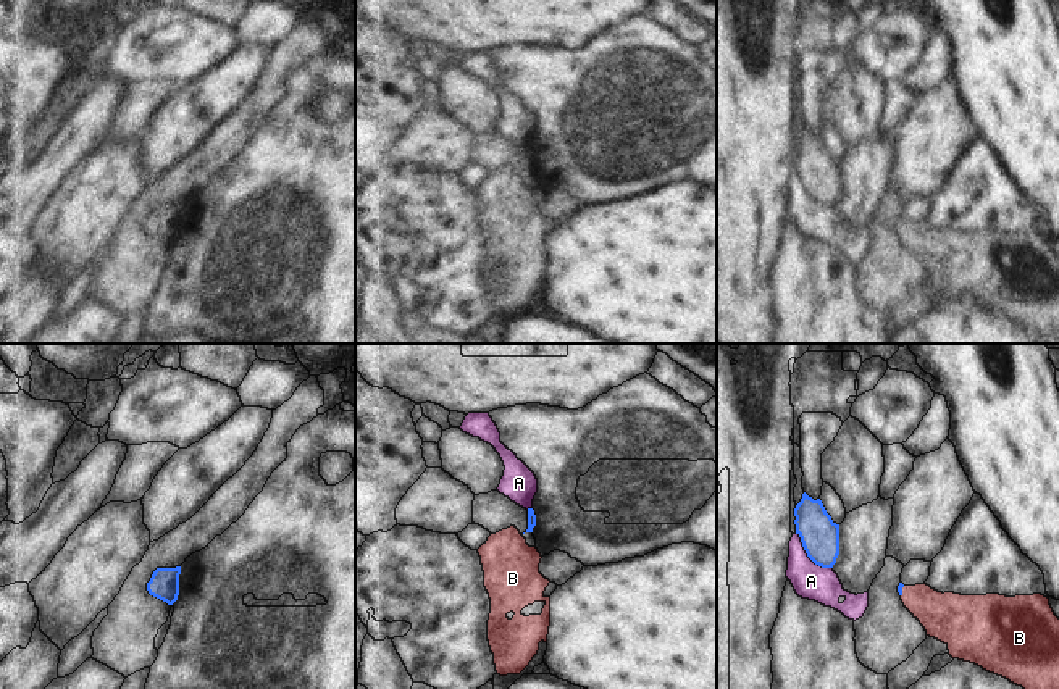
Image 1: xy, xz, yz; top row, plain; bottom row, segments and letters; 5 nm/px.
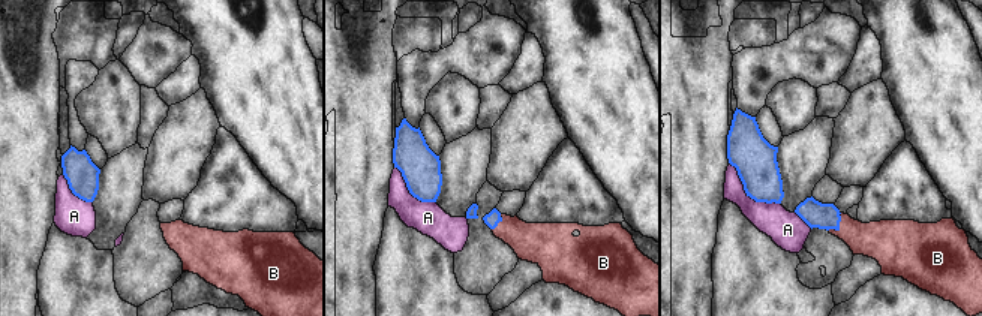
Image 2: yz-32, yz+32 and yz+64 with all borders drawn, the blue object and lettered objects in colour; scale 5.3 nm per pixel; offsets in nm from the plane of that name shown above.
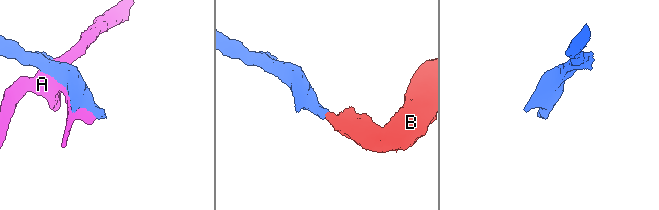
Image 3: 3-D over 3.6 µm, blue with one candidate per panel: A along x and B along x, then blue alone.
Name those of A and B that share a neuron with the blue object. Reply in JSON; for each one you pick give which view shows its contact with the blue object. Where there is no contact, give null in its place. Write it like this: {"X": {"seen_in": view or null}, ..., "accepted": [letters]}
{"B": {"seen_in": "yz"}, "accepted": ["B"]}

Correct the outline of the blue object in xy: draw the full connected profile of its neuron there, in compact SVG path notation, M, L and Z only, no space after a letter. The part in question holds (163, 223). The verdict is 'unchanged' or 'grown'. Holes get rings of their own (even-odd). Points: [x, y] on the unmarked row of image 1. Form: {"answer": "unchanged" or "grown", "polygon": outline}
{"answer": "unchanged", "polygon": "M181 205L157 207L147 221L149 232L173 244L179 234L179 213Z"}

